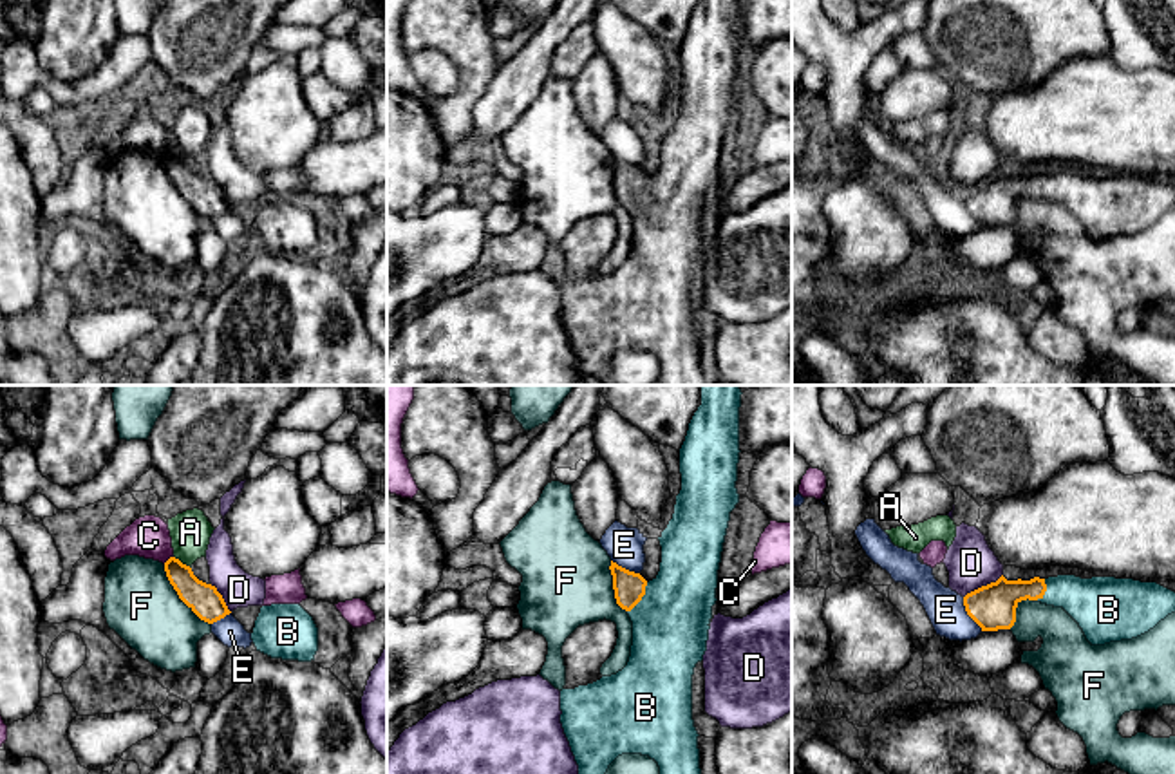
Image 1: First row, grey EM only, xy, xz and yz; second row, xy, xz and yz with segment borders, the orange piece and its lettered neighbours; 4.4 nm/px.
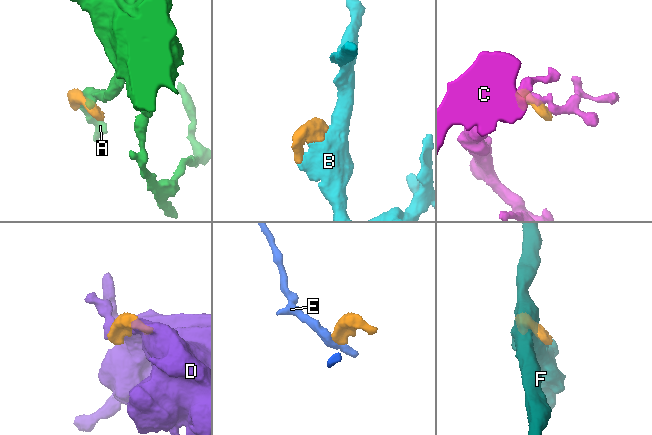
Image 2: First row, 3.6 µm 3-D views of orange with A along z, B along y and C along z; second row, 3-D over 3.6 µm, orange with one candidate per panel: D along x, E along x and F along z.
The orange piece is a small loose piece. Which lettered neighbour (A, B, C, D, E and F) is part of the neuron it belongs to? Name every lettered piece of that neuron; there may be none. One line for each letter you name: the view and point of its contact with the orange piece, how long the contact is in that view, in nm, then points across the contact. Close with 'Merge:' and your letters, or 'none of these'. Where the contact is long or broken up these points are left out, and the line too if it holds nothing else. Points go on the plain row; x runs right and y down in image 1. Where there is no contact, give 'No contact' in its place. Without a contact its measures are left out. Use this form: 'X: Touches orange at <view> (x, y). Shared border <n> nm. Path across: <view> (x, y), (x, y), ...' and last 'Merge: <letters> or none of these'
B: Touches orange at xz (642, 190). Shared border 160 nm
Merge: B

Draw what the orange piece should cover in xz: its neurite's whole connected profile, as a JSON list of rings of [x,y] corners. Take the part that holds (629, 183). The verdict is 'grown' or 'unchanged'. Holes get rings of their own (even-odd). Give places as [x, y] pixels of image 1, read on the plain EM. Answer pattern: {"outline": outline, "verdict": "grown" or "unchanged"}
{"outline": [[[700,0],[680,43],[682,85],[674,109],[658,132],[662,141],[660,166],[653,175],[611,156],[616,199],[633,217],[633,241],[627,260],[611,271],[560,286],[560,318],[578,360],[578,374],[602,378],[609,360],[622,349],[642,349],[660,362],[660,376],[653,385],[710,385],[701,371],[698,326],[692,315],[692,269],[707,246],[712,201],[716,199],[718,165],[730,107],[739,98],[736,83],[739,58],[739,2]]], "verdict": "grown"}

